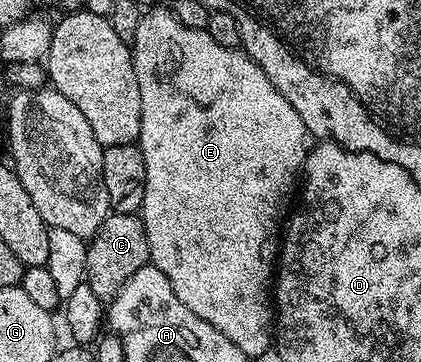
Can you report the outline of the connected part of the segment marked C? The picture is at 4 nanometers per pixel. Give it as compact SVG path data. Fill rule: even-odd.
M110 213L88 243L86 279L90 289L94 289L100 299L111 301L116 298L122 285L130 281L130 277L138 273L138 269L149 266L149 263L143 218L136 213Z

